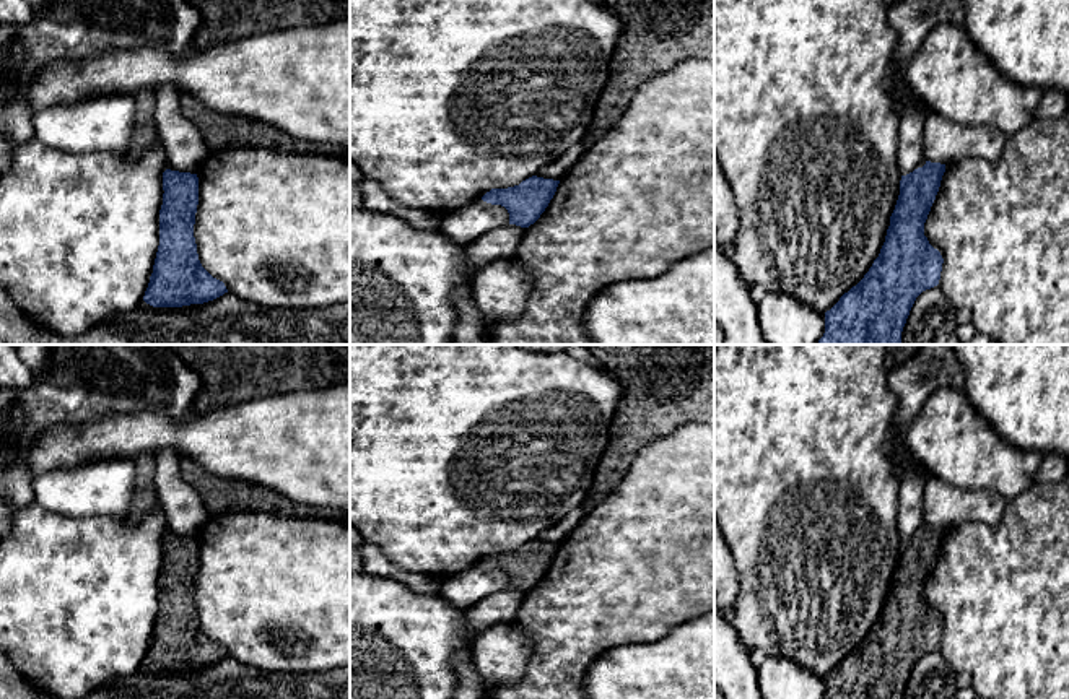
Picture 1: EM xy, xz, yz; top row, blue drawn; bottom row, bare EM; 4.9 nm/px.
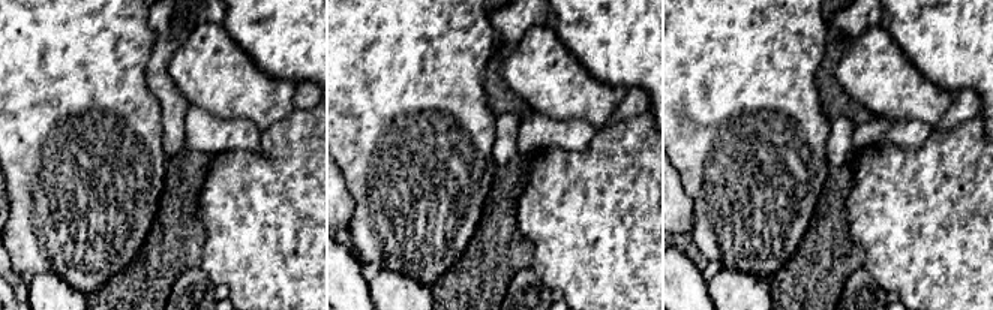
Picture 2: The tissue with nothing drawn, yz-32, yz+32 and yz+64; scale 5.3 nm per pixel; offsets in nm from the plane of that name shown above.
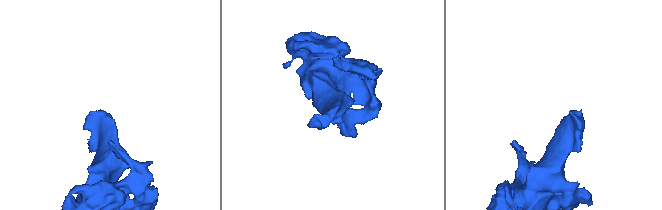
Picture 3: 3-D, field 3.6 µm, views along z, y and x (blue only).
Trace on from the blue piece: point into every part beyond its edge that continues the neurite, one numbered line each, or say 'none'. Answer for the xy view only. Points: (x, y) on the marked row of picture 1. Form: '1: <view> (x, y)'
none

